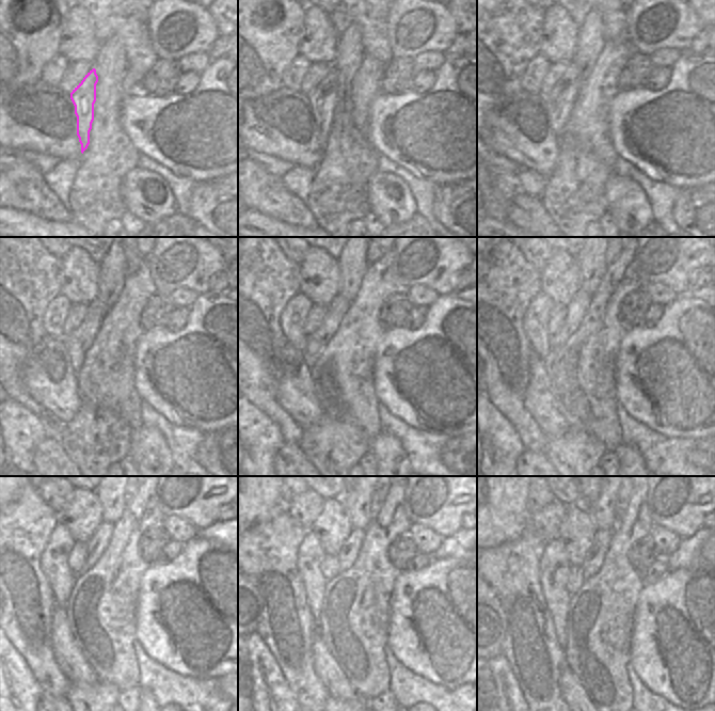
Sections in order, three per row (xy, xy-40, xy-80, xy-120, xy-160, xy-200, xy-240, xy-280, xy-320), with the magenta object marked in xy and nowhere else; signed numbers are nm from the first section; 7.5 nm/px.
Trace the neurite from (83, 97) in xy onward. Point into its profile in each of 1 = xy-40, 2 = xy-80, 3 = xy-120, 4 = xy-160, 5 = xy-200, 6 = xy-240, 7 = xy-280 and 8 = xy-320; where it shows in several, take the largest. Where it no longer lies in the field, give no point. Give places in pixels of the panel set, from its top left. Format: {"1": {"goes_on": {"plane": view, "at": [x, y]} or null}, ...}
{"1": {"goes_on": {"plane": "xy-40", "at": [323, 98]}}, "2": {"goes_on": {"plane": "xy-80", "at": [560, 100]}}, "3": {"goes_on": {"plane": "xy-120", "at": [77, 343]}}, "4": {"goes_on": {"plane": "xy-160", "at": [316, 342]}}, "5": {"goes_on": {"plane": "xy-200", "at": [575, 310]}}, "6": {"goes_on": {"plane": "xy-240", "at": [97, 544]}}, "7": {"goes_on": {"plane": "xy-280", "at": [349, 551]}}, "8": {"goes_on": {"plane": "xy-320", "at": [594, 557]}}}

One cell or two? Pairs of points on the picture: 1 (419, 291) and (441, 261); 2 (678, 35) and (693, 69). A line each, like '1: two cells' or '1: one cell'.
1: two cells
2: two cells

